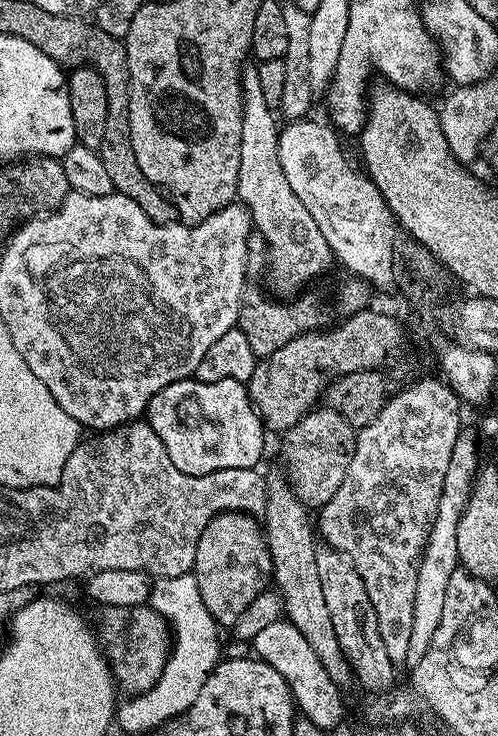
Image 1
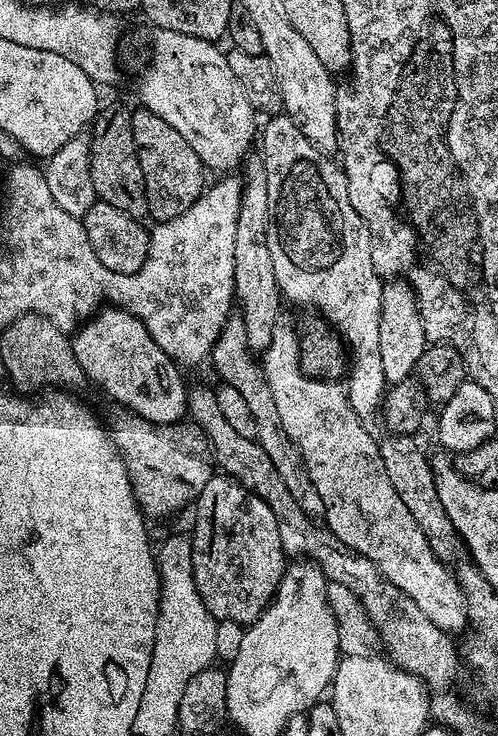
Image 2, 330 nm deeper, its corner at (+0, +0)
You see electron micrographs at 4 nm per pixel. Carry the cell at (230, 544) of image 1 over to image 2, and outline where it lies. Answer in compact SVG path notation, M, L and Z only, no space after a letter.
M213 474L210 482L194 501L196 525L190 530L193 548L193 574L198 594L218 621L229 620L242 625L253 624L273 603L279 593L280 583L286 575L286 553L280 535L274 510L266 506L256 493L239 484L227 474Z

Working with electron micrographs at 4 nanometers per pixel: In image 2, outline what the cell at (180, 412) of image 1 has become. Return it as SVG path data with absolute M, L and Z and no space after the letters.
M115 306L105 307L75 329L71 342L74 358L78 358L85 377L89 381L93 380L110 399L116 400L112 402L131 408L133 412L137 412L139 416L155 424L179 424L185 419L186 413L189 411L190 388L189 385L184 385L184 376L180 373L183 371L175 360L171 360L153 342L150 334L136 316Z

